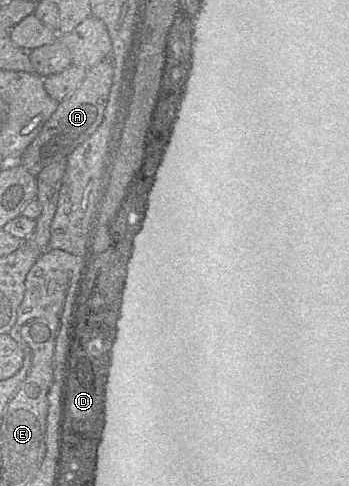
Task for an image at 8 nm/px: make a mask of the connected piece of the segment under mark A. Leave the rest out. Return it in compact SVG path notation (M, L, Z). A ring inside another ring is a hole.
M107 59L85 70L85 77L81 84L70 96L59 102L54 113L18 160L18 164L35 177L46 166L67 158L76 147L98 128L103 120L113 84L113 65Z

